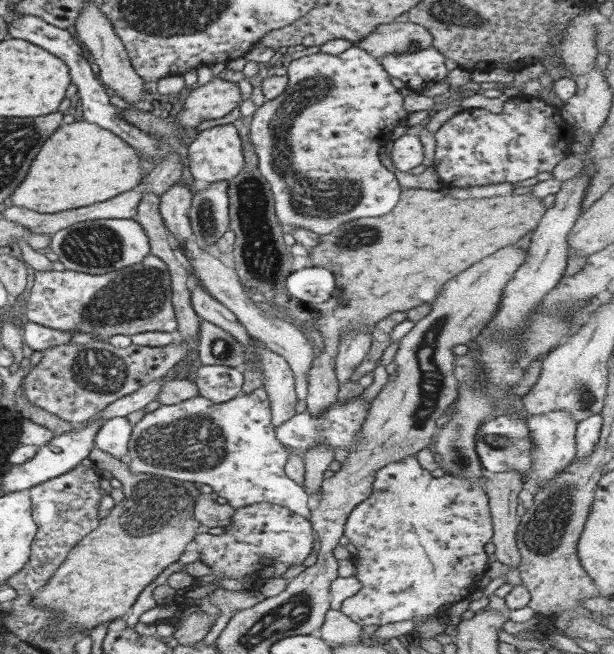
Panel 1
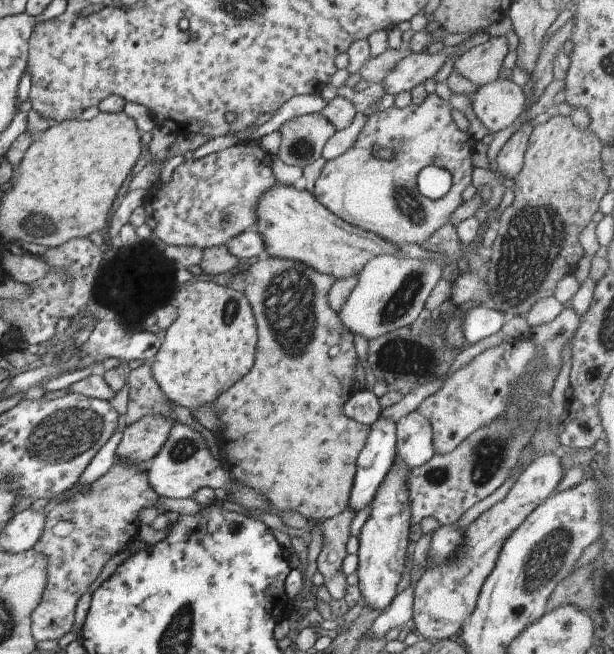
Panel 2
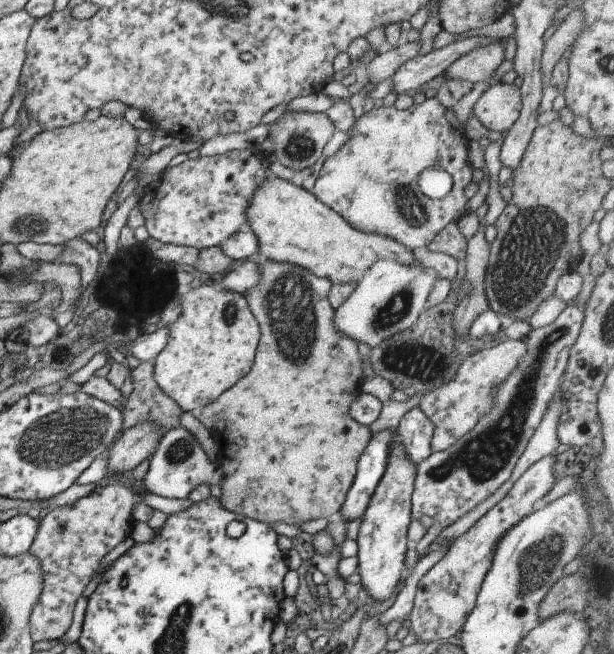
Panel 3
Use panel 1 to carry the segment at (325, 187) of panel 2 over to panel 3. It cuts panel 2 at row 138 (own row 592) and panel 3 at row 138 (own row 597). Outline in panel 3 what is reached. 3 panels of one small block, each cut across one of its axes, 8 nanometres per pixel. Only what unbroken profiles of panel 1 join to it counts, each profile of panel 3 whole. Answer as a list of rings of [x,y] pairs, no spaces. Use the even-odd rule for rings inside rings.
[[[437,96],[410,108],[373,104],[372,110],[363,114],[348,130],[347,144],[335,156],[327,158],[311,193],[354,229],[387,237],[408,249],[426,247],[449,223],[458,221],[458,215],[468,201],[466,188],[472,181],[472,167],[467,157],[470,140],[446,120],[446,111]],[[431,167],[439,167],[453,178],[453,188],[442,199],[423,196],[419,190],[419,175]]]

